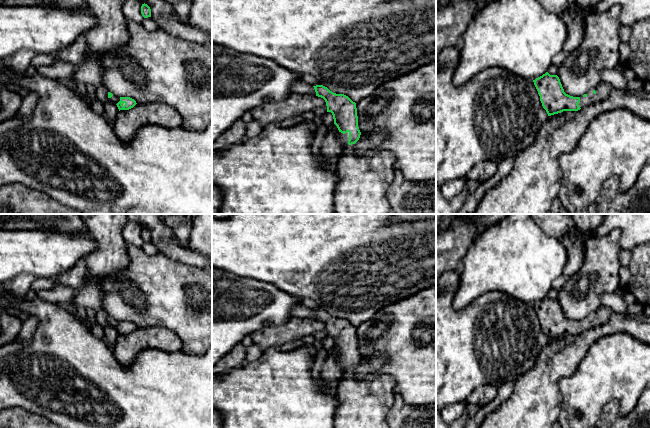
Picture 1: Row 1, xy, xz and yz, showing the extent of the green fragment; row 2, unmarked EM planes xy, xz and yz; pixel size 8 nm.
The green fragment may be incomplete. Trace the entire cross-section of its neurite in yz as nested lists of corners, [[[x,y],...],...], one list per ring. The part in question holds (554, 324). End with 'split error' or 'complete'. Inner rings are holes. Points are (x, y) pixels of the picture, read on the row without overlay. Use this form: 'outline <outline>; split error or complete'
outline [[[546,296],[533,304],[533,306],[548,340],[563,335],[578,335],[593,326],[605,323],[611,317],[612,313],[609,308],[602,306],[594,314],[590,314],[582,321],[573,321],[564,316],[557,299],[550,299]]]; split error

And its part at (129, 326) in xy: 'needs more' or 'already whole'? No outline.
needs more

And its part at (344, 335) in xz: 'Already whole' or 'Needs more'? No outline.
Needs more

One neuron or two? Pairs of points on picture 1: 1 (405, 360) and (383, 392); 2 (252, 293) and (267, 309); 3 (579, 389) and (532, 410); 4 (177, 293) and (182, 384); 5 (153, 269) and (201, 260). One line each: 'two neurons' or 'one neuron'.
1: two neurons
2: one neuron
3: two neurons
4: two neurons
5: two neurons

